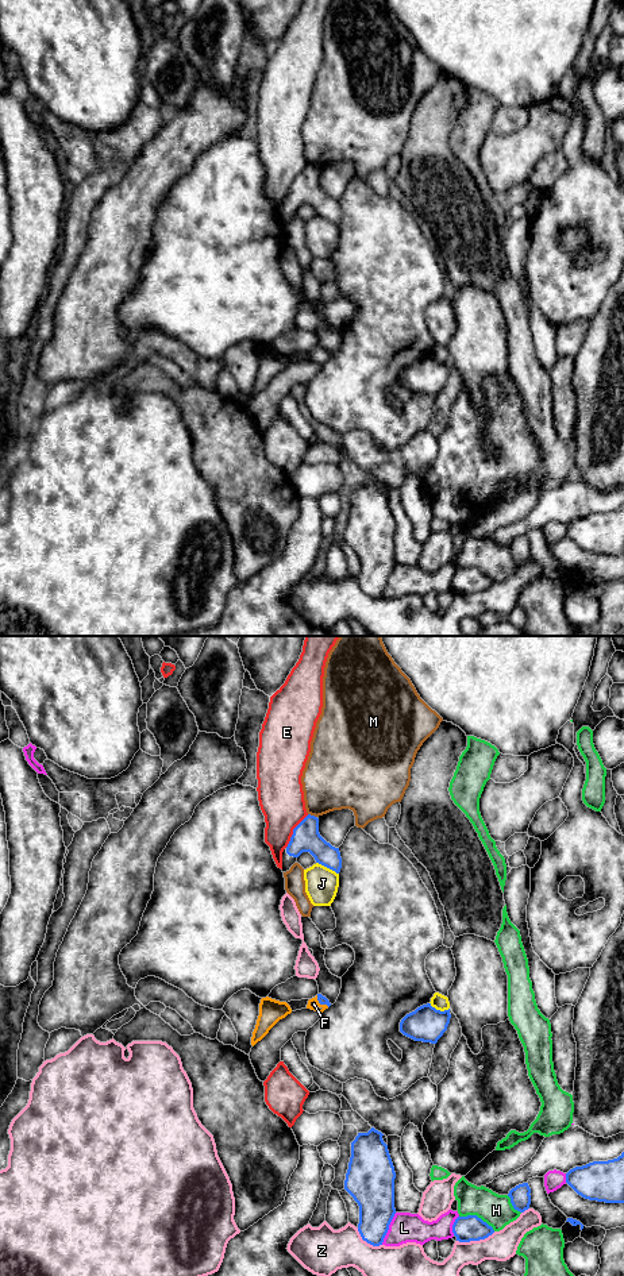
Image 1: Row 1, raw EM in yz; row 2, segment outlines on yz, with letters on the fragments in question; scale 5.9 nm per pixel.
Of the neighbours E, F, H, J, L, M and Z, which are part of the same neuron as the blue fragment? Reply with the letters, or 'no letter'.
F

